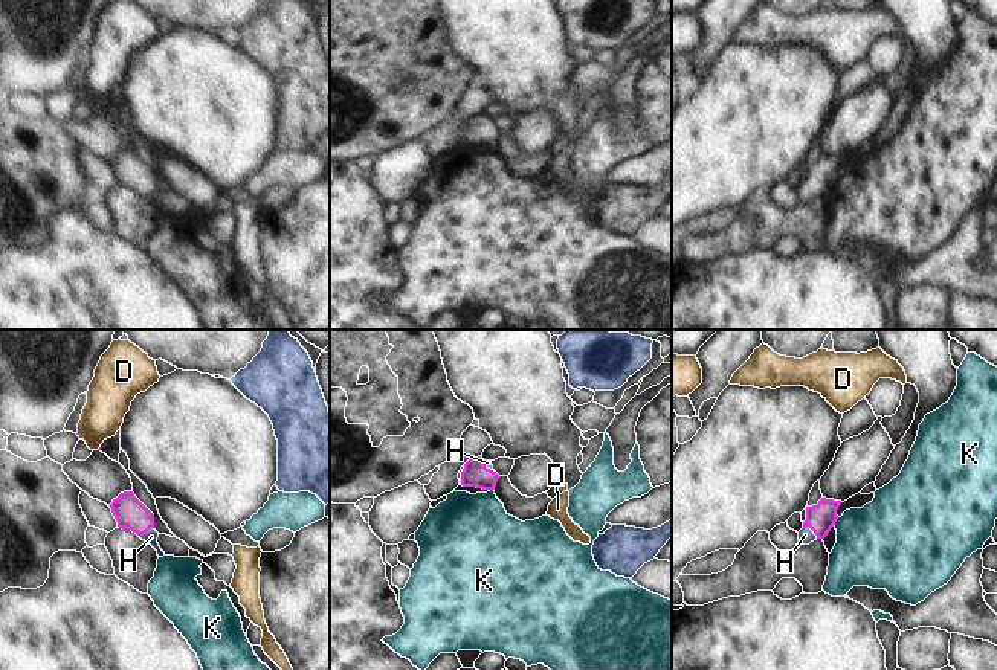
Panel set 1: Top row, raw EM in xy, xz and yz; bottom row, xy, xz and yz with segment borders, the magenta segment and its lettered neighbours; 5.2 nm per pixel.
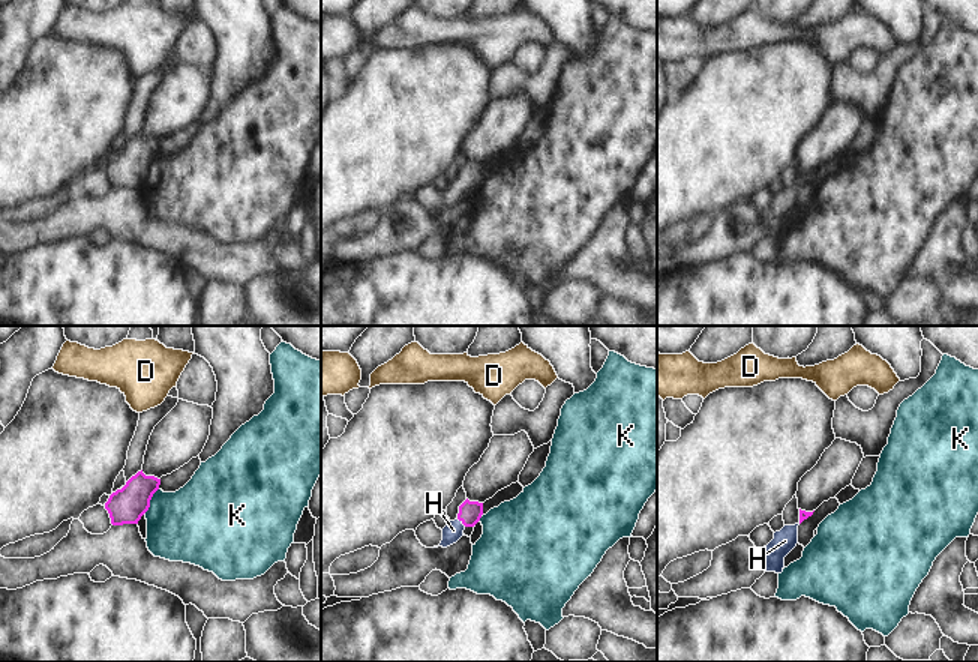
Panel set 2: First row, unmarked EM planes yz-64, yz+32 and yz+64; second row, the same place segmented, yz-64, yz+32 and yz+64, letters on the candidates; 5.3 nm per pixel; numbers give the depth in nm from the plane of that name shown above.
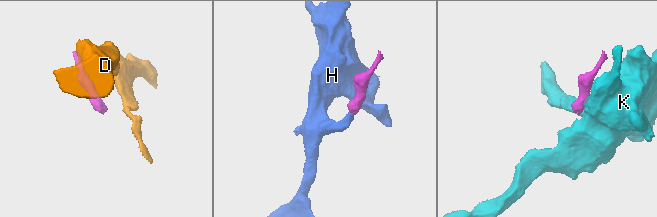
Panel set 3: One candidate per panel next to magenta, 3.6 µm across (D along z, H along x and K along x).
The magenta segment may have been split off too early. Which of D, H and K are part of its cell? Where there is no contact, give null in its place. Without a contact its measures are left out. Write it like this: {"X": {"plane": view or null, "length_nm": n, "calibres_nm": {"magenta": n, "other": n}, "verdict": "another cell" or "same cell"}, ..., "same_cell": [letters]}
{"D": {"plane": null, "verdict": "another cell"}, "H": {"plane": "xy", "length_nm": 100, "calibres_nm": {"magenta": 170, "other": 70}, "verdict": "same cell"}, "K": {"plane": "yz", "length_nm": 60, "calibres_nm": {"magenta": 150, "other": 420}, "verdict": "another cell"}, "same_cell": ["H"]}

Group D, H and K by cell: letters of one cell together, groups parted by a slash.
D / H / K

